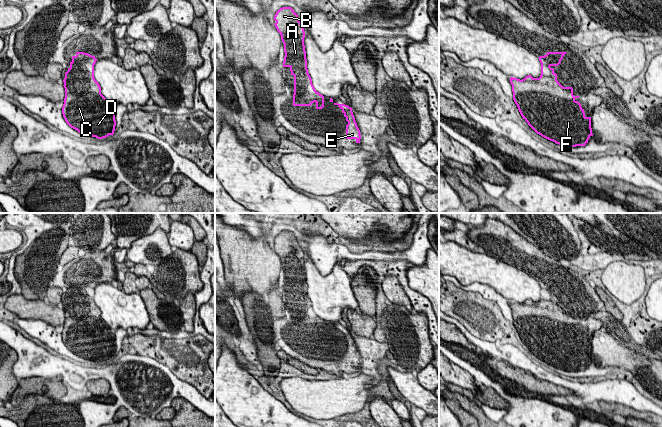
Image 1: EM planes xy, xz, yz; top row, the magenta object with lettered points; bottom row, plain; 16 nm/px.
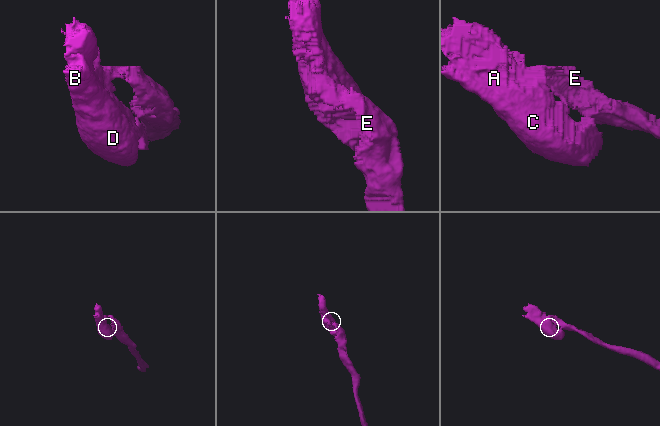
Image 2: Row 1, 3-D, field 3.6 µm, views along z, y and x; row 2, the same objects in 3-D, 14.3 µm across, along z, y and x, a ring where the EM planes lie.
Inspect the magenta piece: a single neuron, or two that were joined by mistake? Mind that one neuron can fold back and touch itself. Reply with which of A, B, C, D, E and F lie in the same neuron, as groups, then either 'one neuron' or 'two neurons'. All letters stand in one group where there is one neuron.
A B C D F / E | two neurons

